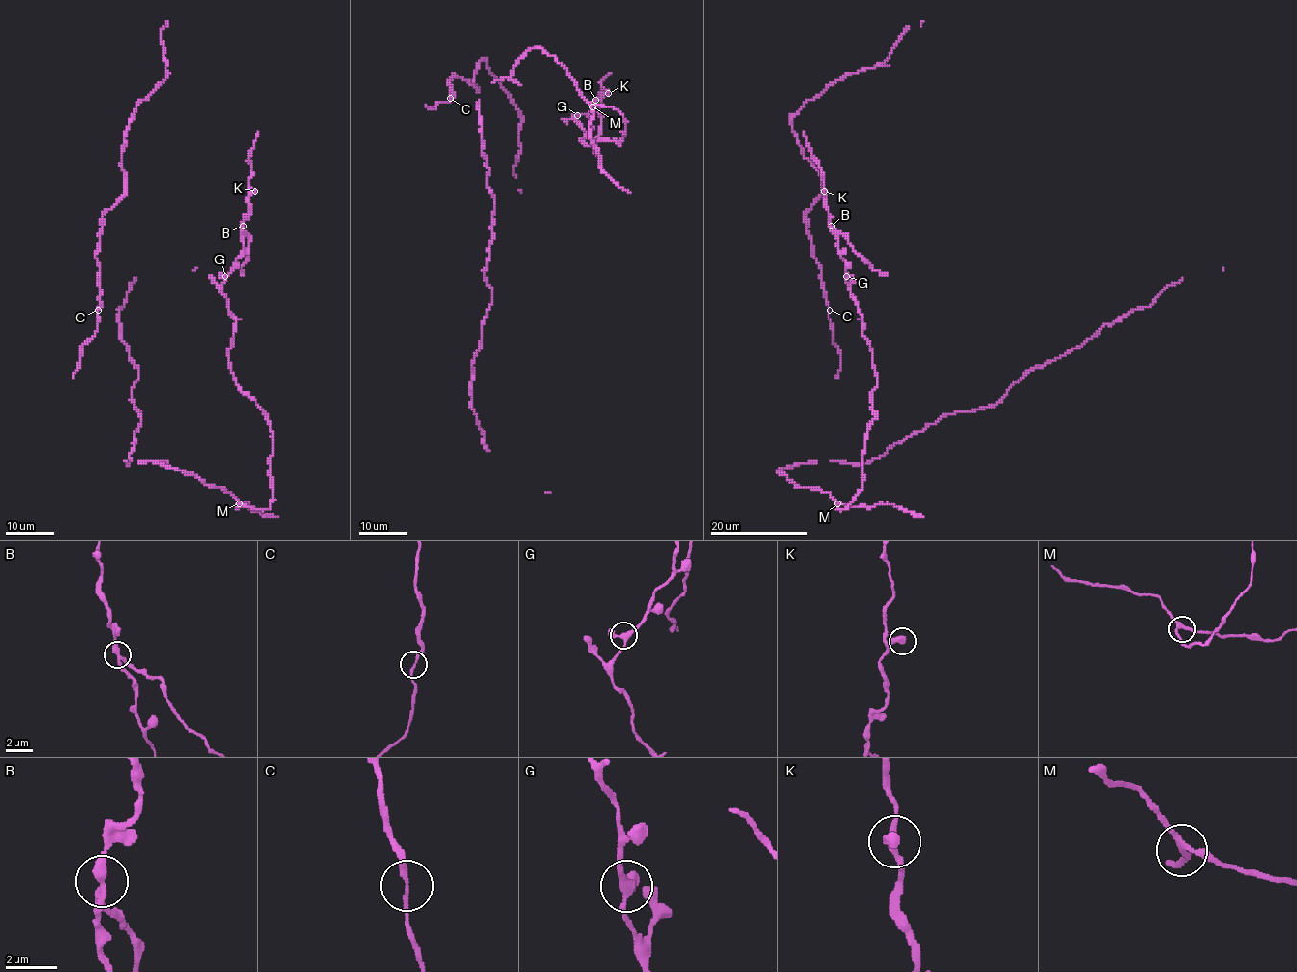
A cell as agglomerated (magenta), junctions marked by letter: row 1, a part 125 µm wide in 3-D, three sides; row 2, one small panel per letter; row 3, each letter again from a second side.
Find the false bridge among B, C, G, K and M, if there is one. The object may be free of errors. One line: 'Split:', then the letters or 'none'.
Split: B

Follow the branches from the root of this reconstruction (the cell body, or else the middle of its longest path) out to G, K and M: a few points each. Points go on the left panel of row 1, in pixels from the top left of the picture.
G: (149, 461), (193, 474), (247, 506), (270, 507), (271, 423), (229, 365), (235, 318), (221, 292), (225, 276)
K: (149, 461), (270, 507), (271, 423), (235, 381), (235, 318), (221, 292), (255, 191)
M: (149, 461), (181, 470), (209, 485), (229, 492), (239, 503)

